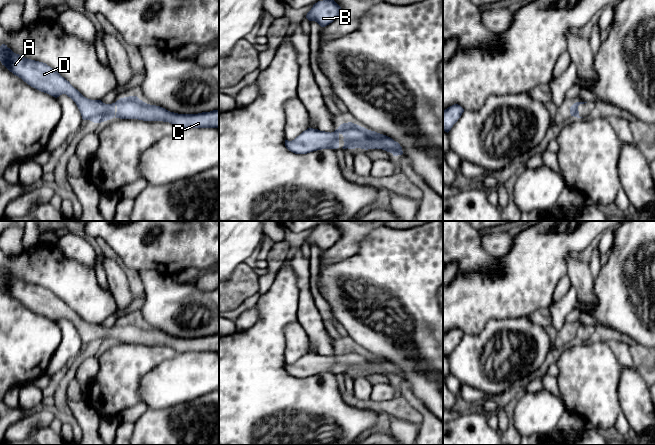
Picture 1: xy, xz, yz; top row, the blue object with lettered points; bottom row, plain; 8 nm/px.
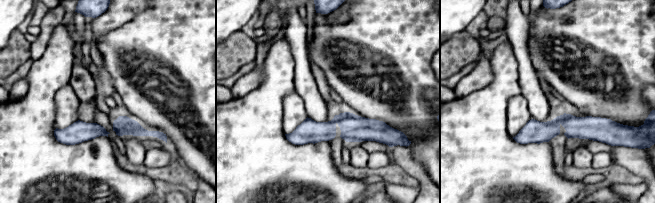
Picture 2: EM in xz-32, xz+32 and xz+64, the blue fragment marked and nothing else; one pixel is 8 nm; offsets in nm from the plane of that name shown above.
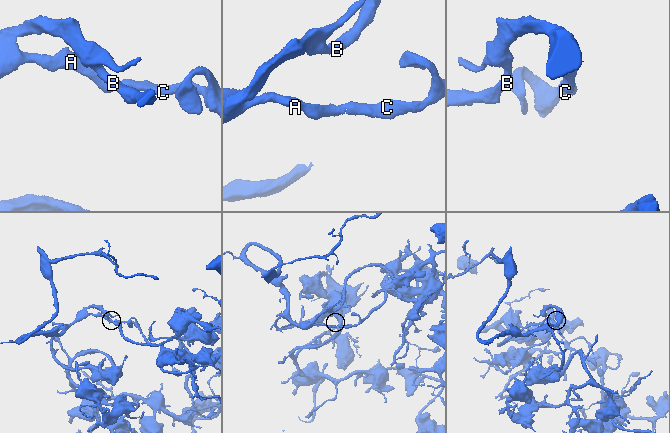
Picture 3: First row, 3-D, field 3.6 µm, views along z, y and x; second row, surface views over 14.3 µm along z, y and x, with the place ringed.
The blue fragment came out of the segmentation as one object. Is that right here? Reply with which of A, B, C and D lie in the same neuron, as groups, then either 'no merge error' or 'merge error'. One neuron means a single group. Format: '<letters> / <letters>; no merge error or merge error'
A B C D; no merge error

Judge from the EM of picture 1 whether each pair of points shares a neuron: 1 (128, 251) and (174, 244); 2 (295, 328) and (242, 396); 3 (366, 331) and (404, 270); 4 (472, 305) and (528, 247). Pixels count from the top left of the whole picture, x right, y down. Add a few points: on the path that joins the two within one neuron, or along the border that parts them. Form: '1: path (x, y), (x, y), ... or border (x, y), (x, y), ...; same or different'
1: path (139, 248), (163, 244); same
2: border (296, 320), (289, 323), (284, 329), (285, 363); different
3: path (341, 302), (336, 287), (339, 275), (373, 275); same
4: path (489, 297), (523, 264); same

